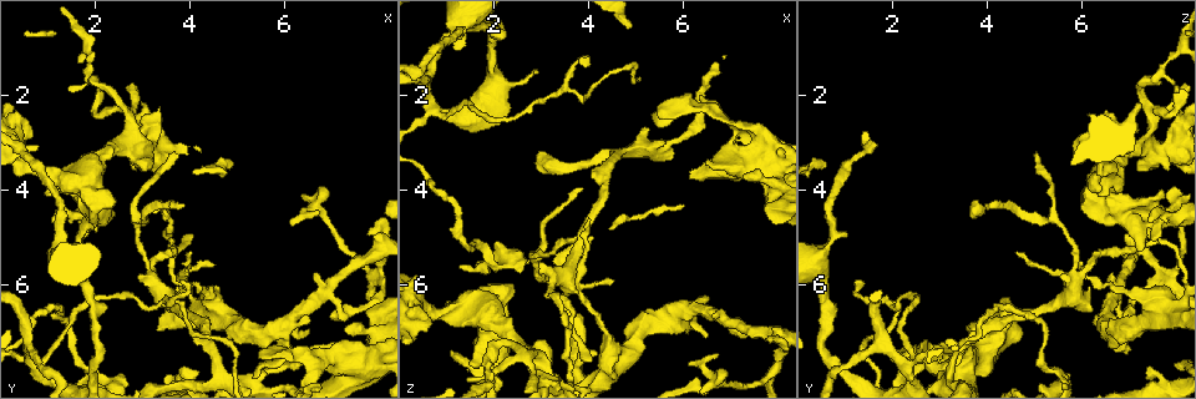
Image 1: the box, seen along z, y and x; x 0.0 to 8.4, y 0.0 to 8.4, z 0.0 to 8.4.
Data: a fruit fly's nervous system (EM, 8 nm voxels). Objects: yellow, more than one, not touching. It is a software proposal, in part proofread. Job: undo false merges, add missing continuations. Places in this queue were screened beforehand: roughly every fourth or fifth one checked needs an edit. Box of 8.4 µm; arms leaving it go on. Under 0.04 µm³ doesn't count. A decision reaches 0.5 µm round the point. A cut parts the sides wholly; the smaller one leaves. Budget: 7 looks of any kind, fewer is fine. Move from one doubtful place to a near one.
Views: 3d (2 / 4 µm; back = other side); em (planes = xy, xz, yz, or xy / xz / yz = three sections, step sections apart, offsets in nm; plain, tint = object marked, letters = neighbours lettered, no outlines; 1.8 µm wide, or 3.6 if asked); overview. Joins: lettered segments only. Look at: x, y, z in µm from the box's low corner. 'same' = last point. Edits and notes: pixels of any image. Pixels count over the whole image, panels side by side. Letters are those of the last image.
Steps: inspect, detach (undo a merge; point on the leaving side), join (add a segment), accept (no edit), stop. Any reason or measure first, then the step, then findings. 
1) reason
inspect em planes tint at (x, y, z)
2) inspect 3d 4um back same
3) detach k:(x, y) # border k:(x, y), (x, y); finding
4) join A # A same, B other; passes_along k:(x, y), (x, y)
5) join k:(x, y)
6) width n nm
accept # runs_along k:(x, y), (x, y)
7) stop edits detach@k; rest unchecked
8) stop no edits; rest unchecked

calibre changes
inspect 3d 4um at (1.25, 5.10, 0.75)

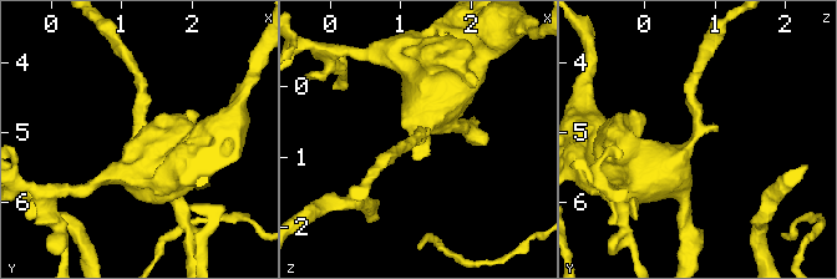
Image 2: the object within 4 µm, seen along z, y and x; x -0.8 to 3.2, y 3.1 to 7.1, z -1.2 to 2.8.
arm_widths 180, 850 nm
inspect em planes letters same

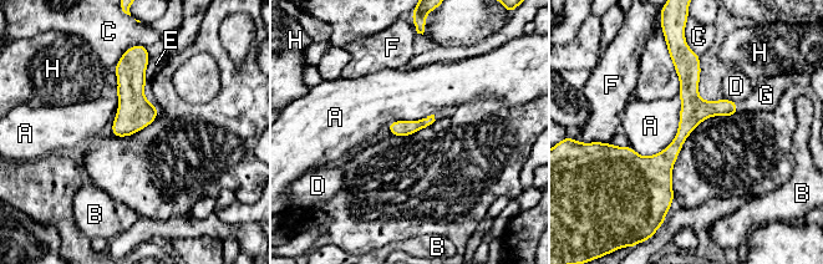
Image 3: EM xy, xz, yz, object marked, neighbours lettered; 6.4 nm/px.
join G # A other, B other, C other, D other, E other, F other, G same, H other; passes_along 3:(697, 110), (736, 107), (766, 95); it goes on there

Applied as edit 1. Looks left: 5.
inspect overview

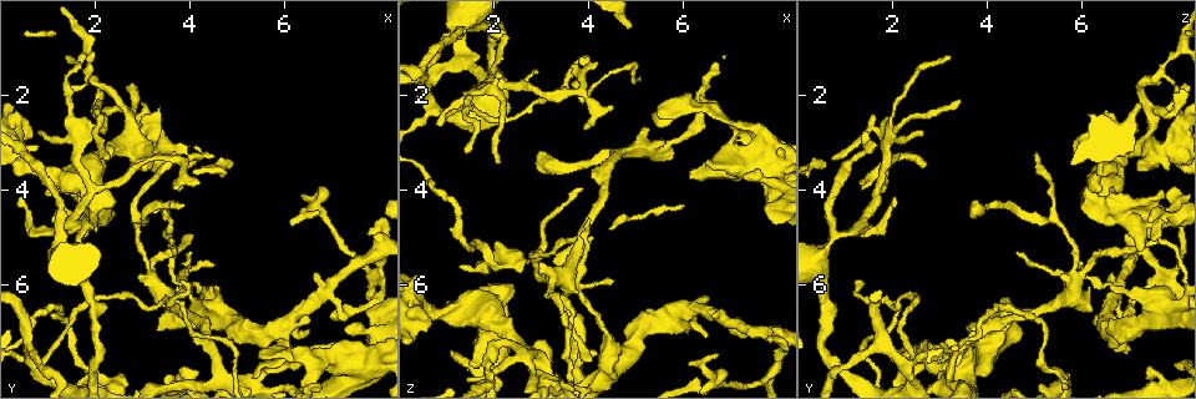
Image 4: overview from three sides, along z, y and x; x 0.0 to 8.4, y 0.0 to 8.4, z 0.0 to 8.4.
tapers out
inspect 3d 4um at (0.95, 2.80, 2.70)

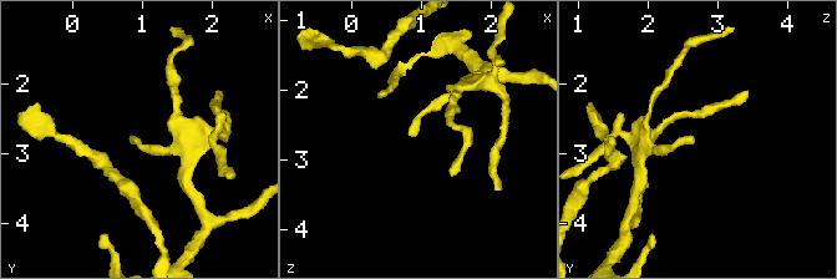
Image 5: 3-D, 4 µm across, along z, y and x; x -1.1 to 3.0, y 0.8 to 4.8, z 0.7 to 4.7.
inspect em planes letters at (0.90, 2.80, 2.65)

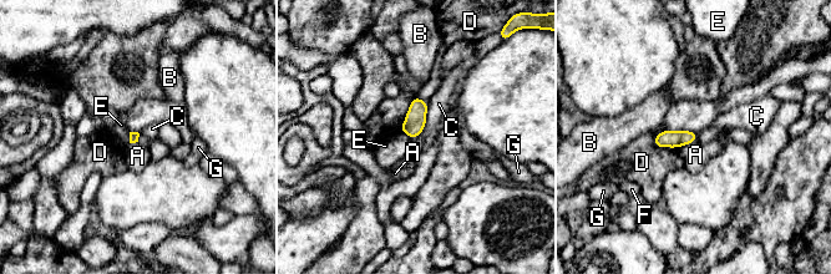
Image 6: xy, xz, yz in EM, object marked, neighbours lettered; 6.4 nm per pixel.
accept # A other, B other, C other, D other, E other, F other, G other; border 6:(429, 102), (425, 127), (422, 130); none of them fits

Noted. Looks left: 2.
free end
inspect 3d 2um at (2.25, 3.40, 0.80)

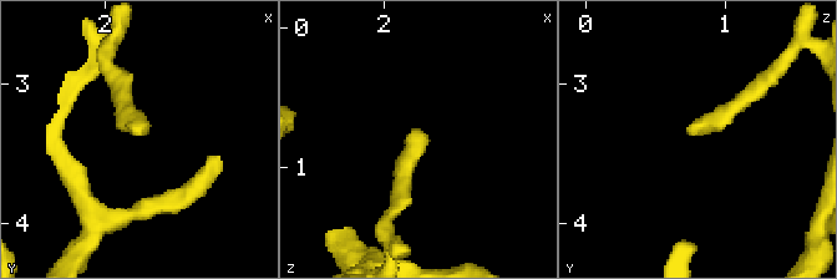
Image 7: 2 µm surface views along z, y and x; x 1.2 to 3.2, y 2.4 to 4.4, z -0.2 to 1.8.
inspect em planes letters at (2.26, 3.36, 0.80)

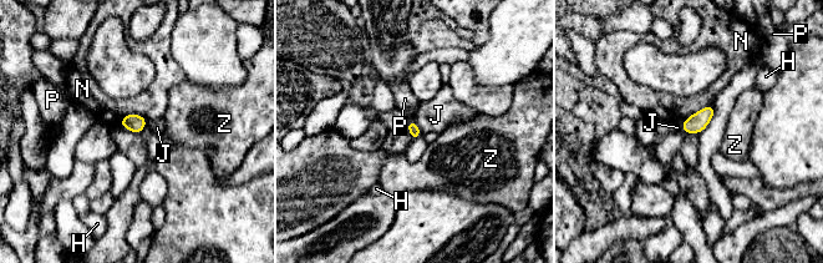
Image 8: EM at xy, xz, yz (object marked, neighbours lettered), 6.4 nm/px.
width 70 nm
accept # H other, J other, N other, P other, Z other; border 8:(415, 120), (422, 133); no lettered segment goes on from it

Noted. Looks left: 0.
stop edits join@3; rest unchecked

